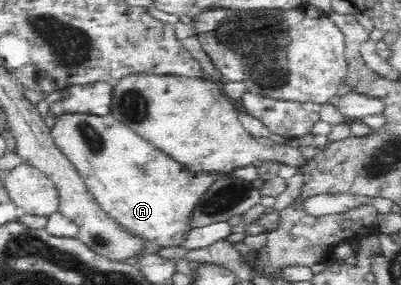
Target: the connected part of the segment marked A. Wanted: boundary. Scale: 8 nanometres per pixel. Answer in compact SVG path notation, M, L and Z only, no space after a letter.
M61 112L56 115L50 134L56 149L77 170L91 200L120 229L126 231L130 237L145 241L147 245L163 248L177 247L177 249L185 247L189 231L195 227L193 211L210 183L221 176L206 173L193 174L185 166L181 167L177 162L171 163L167 155L157 151L126 123L117 120L112 114L101 117L87 112Z

